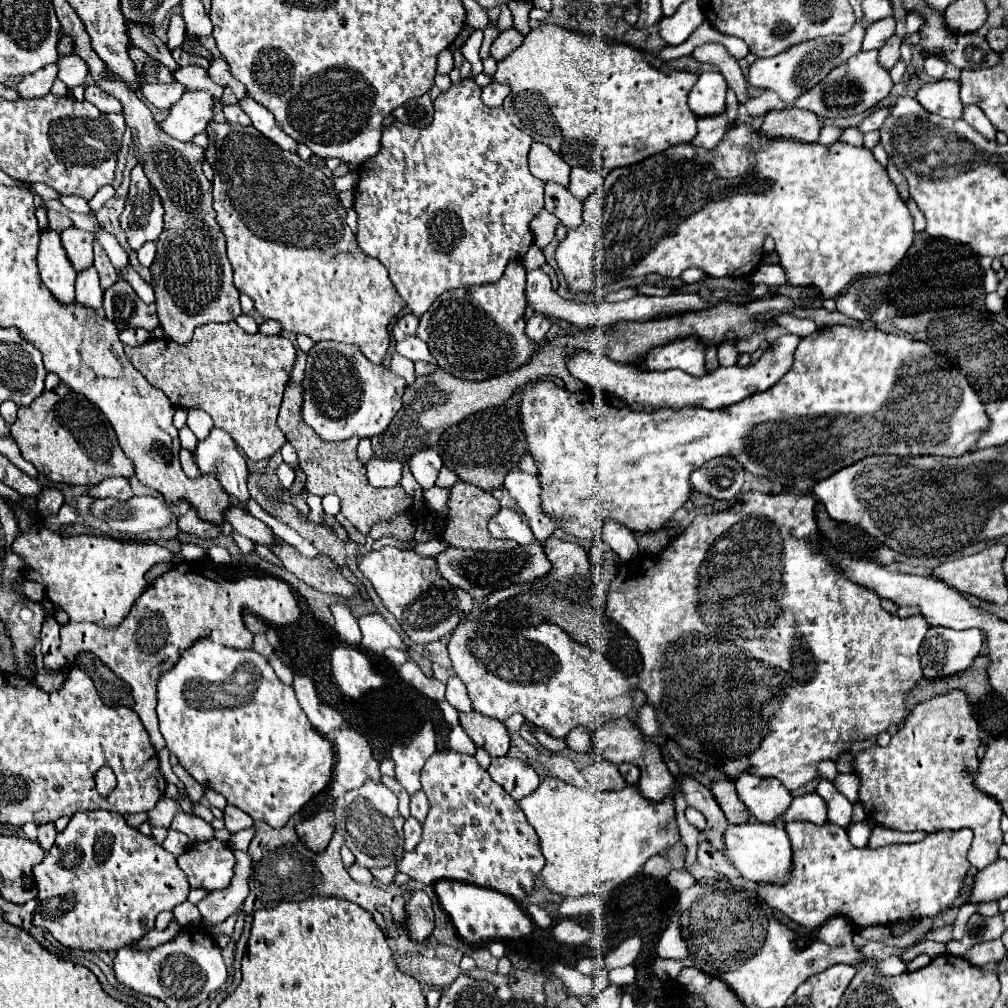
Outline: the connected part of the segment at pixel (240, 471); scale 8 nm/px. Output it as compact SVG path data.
M212 428L210 434L196 446L196 464L202 474L212 474L228 494L234 494L242 502L250 498L246 488L246 462L238 454L238 448L228 432Z

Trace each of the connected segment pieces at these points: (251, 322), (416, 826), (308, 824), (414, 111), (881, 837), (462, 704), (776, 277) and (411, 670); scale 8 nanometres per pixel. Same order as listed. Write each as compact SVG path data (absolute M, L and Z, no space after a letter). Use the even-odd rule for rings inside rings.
M240 314L240 316L236 318L236 324L238 324L244 332L248 332L248 334L256 334L256 332L258 332L258 322L256 322L252 316Z
M410 816L406 818L406 824L404 824L404 836L406 836L406 842L404 842L404 850L414 850L416 844L420 842L420 836L422 836L422 824Z
M328 804L322 812L318 812L316 816L312 816L296 826L300 840L306 842L306 846L310 850L324 850L326 844L330 842L330 838L334 834L334 824L336 824L334 810L336 810L336 804Z
M422 94L418 98L412 98L408 102L404 102L400 108L396 108L394 112L394 118L404 122L404 124L410 124L410 126L418 126L418 128L424 128L430 124L432 116L434 116L434 106L432 106L432 98L430 94Z
M874 828L870 834L870 848L880 848L880 846L888 846L888 844L898 844L898 842L920 842L926 836L926 832L890 832L886 828Z
M450 676L446 682L446 700L458 710L458 712L470 712L472 704L466 694L466 686L458 676Z
M758 266L752 274L752 282L754 284L764 284L768 288L778 288L782 284L786 284L786 278L784 278L784 272L782 268L776 268L776 266Z
M408 664L404 666L404 680L408 680L418 692L434 698L434 700L440 700L444 698L444 682L436 680L436 678L428 678L424 676L422 672L416 672L416 666L414 664Z

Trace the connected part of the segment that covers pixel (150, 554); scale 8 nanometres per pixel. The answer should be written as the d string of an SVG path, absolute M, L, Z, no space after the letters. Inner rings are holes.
M32 520L26 534L18 534L12 552L24 562L24 578L40 582L46 590L46 600L68 614L72 622L92 622L102 628L116 628L134 602L148 588L144 574L158 562L174 562L174 554L158 544L118 542L106 536L80 534L62 538L46 528L44 520Z

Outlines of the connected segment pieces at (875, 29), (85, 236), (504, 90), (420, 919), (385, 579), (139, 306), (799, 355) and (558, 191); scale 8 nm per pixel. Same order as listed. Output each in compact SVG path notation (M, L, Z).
M884 18L884 20L878 20L874 24L870 24L870 28L866 30L866 36L864 36L864 42L862 42L862 50L878 50L882 48L882 44L886 44L886 40L894 34L894 18Z
M70 226L62 232L62 246L72 262L72 266L80 272L92 264L92 232Z
M492 80L488 86L482 88L482 102L490 108L496 108L496 106L502 106L502 102L508 94L510 94L508 84L498 84L496 80Z
M414 892L408 900L408 918L406 924L410 928L412 940L426 940L434 930L434 912L432 902L426 892Z
M386 546L378 552L362 552L358 564L364 576L372 582L376 594L382 598L384 606L394 614L414 644L426 644L450 636L458 622L470 616L474 608L472 598L466 592L452 588L442 578L434 558L422 558L410 550Z
M122 278L112 284L112 288L104 290L104 312L118 330L144 328L152 332L158 326L156 304L144 304L132 286Z
M830 326L816 330L814 334L806 336L798 344L798 352L794 356L794 366L790 372L772 388L766 392L758 392L738 404L732 404L728 408L720 410L706 410L706 408L682 408L682 412L652 412L652 410L642 410L642 412L632 412L622 400L616 396L610 396L606 390L600 388L584 388L580 392L570 392L566 388L558 388L552 382L540 382L532 388L528 388L522 396L520 404L520 414L522 414L522 428L526 432L526 442L530 444L530 454L536 460L538 474L542 480L542 498L544 498L544 508L548 514L562 518L564 528L578 536L578 538L590 538L590 540L600 540L600 530L604 518L612 518L630 530L640 530L640 532L650 532L658 530L668 522L674 510L682 508L682 504L688 500L688 488L690 488L690 472L700 468L704 462L708 462L714 456L732 456L736 458L748 472L756 476L764 476L768 480L774 480L782 484L784 488L796 490L796 492L806 492L810 490L818 480L824 480L826 476L834 474L838 468L844 468L850 462L856 462L860 458L866 458L870 454L902 454L902 456L964 456L976 448L976 442L980 434L988 428L990 418L984 412L984 402L980 396L970 388L968 380L960 374L958 368L952 364L940 364L940 358L936 352L926 346L926 342L918 340L906 340L896 334L886 334L876 328L868 330L858 330L850 326Z
M546 182L544 200L544 208L558 216L566 228L576 228L582 222L582 202L576 196L572 196L566 186Z

